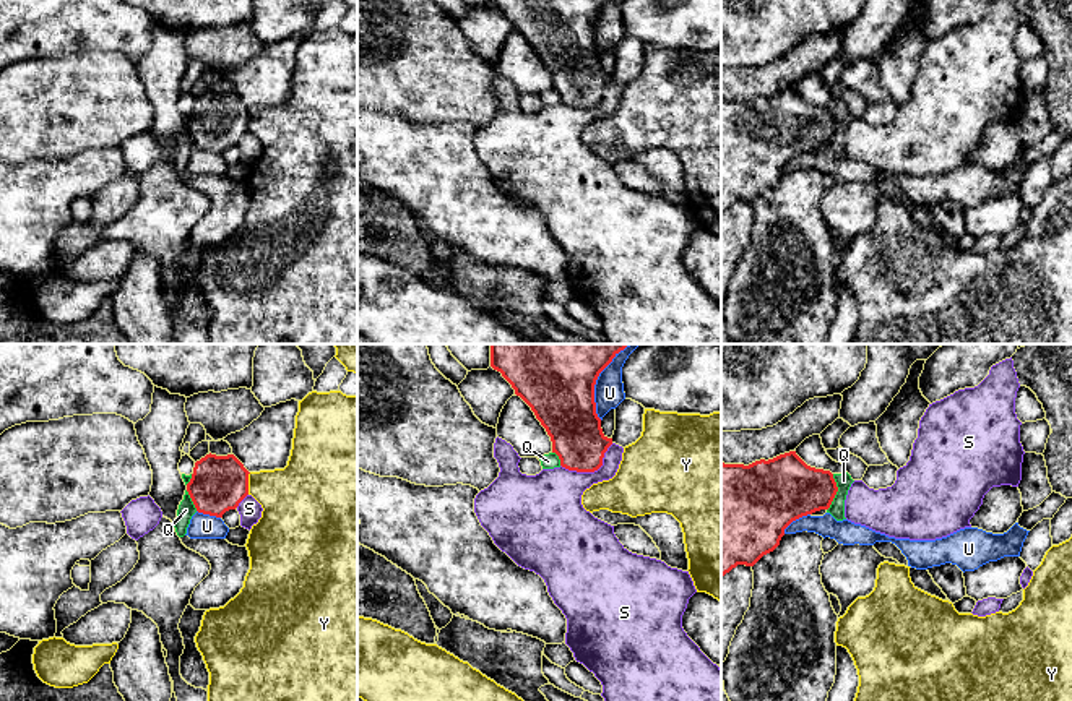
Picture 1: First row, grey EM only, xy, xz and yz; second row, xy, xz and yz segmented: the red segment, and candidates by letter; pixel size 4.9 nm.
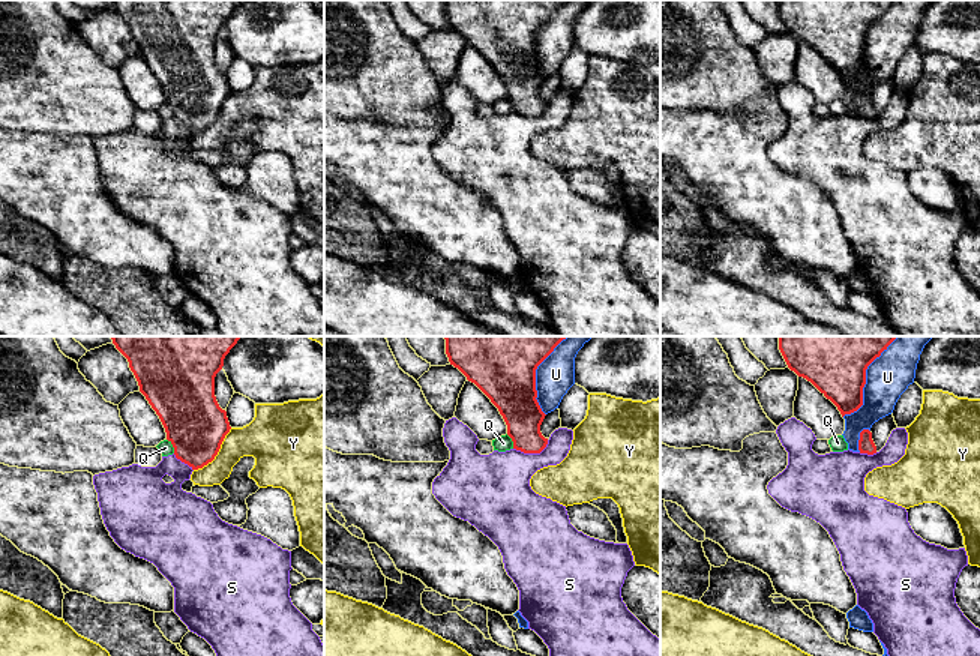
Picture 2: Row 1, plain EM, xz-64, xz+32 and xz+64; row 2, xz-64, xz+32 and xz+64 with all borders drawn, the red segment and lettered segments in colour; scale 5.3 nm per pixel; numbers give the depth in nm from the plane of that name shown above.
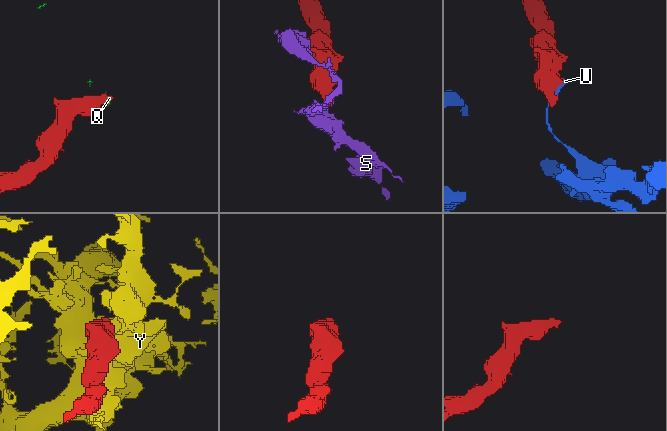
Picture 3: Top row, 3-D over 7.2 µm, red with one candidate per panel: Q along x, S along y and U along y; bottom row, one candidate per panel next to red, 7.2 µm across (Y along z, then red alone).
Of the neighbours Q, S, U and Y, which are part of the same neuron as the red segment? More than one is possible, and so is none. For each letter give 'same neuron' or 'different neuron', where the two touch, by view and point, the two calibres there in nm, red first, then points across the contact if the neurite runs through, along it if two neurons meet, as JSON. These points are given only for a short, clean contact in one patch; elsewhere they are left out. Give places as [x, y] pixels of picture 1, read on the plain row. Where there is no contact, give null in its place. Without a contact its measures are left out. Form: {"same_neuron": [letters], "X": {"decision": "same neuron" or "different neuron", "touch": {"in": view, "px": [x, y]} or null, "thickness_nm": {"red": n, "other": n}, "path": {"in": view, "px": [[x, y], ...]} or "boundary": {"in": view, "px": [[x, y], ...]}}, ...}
{"same_neuron": ["Y"], "Q": {"decision": "different neuron", "touch": {"in": "yz", "px": [837, 127]}, "thickness_nm": {"red": 320, "other": 80}, "boundary": {"in": "yz", "px": [[834, 111], [837, 130], [827, 146]]}}, "S": {"decision": "different neuron", "touch": {"in": "xz", "px": [592, 107]}, "thickness_nm": {"red": 260, "other": 300}, "boundary": {"in": "xz", "px": [[613, 80], [603, 99], [593, 107], [569, 107], [561, 103]]}}, "U": {"decision": "different neuron", "touch": {"in": "xz", "px": [593, 28]}, "thickness_nm": {"red": 320, "other": 140}}, "Y": {"decision": "same neuron", "touch": {"in": "xy", "px": [247, 120]}, "thickness_nm": {"red": 280, "other": 320}}}

